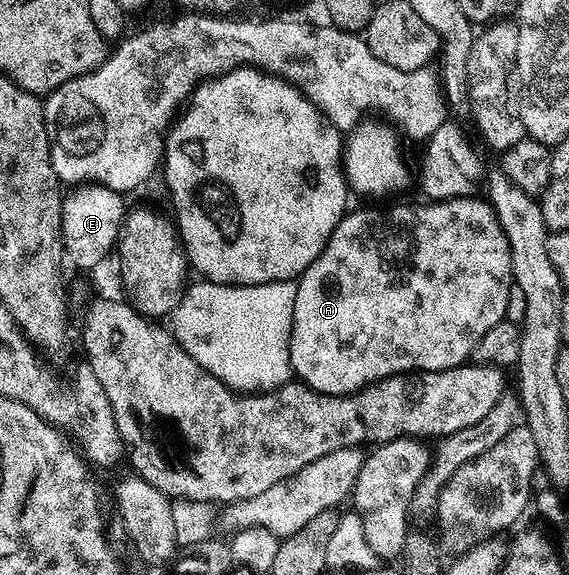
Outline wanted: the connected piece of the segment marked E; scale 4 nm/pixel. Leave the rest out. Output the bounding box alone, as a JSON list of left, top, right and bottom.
[61,183,127,263]

